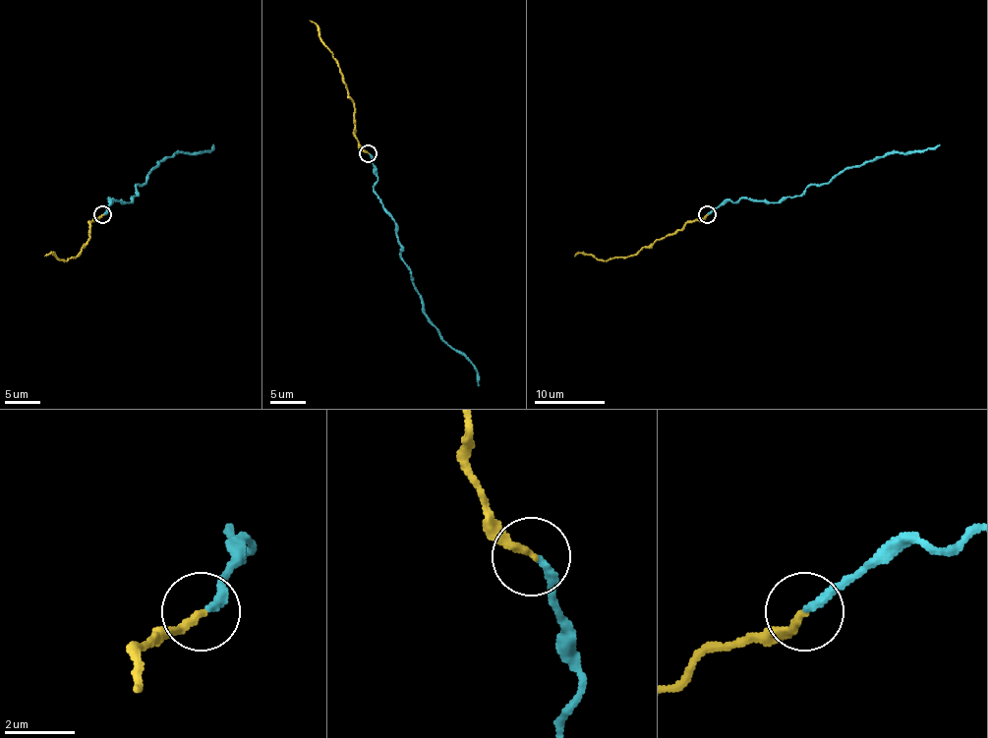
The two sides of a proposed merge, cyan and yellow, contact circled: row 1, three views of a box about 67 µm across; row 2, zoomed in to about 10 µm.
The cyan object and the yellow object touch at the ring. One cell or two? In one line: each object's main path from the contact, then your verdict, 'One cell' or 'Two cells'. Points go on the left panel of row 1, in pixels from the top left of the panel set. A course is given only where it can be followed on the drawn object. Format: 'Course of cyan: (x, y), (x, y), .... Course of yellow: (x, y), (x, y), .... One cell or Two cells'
Course of cyan: (103, 214), (112, 201), (108, 198), (130, 201), (137, 186), (162, 159), (179, 152), (206, 152), (213, 145). Course of yellow: (103, 214), (90, 223), (88, 239), (77, 256), (59, 259), (52, 253), (45, 256). One cell

